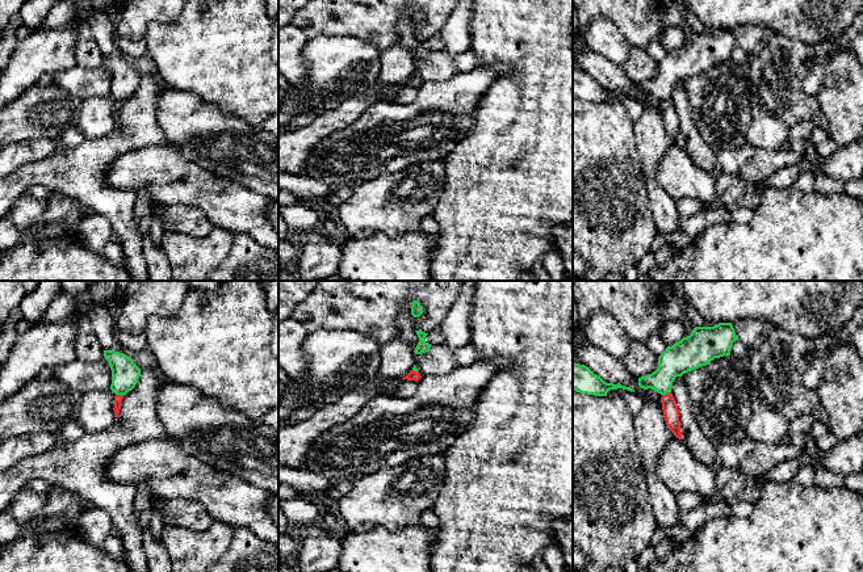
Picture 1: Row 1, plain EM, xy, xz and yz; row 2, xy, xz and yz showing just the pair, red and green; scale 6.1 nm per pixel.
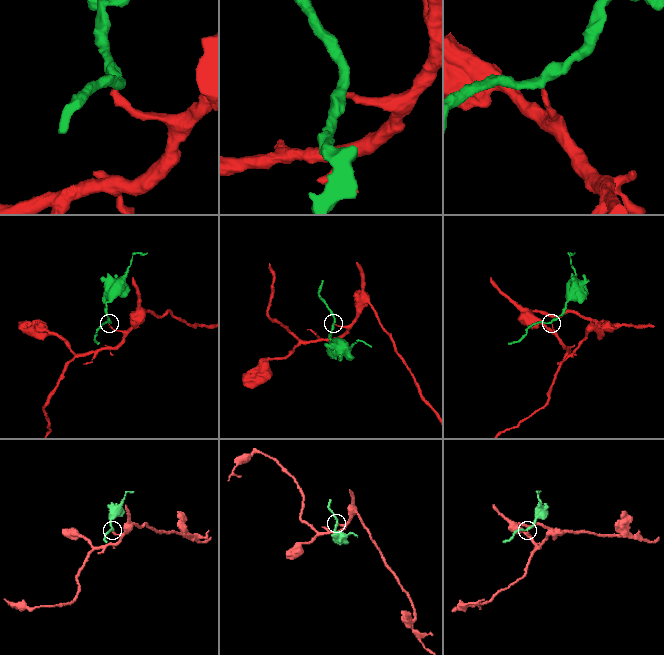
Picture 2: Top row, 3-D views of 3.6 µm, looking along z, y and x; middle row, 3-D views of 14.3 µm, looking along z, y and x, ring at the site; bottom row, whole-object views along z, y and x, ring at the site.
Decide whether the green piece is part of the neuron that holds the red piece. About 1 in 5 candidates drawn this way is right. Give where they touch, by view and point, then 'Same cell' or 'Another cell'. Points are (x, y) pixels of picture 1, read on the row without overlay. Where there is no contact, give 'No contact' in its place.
Touches red at yz (666, 100). Another cell

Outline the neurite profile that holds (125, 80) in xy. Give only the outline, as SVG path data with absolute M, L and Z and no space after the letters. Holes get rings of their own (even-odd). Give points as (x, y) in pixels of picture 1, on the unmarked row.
M104 56L104 63L112 76L110 96L116 101L126 101L135 93L141 83L141 75L131 64L120 58Z

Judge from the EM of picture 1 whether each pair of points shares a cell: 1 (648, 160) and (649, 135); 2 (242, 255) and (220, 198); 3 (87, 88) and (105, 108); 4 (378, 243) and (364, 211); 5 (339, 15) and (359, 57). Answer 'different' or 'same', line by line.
1: same
2: different
3: different
4: different
5: different

